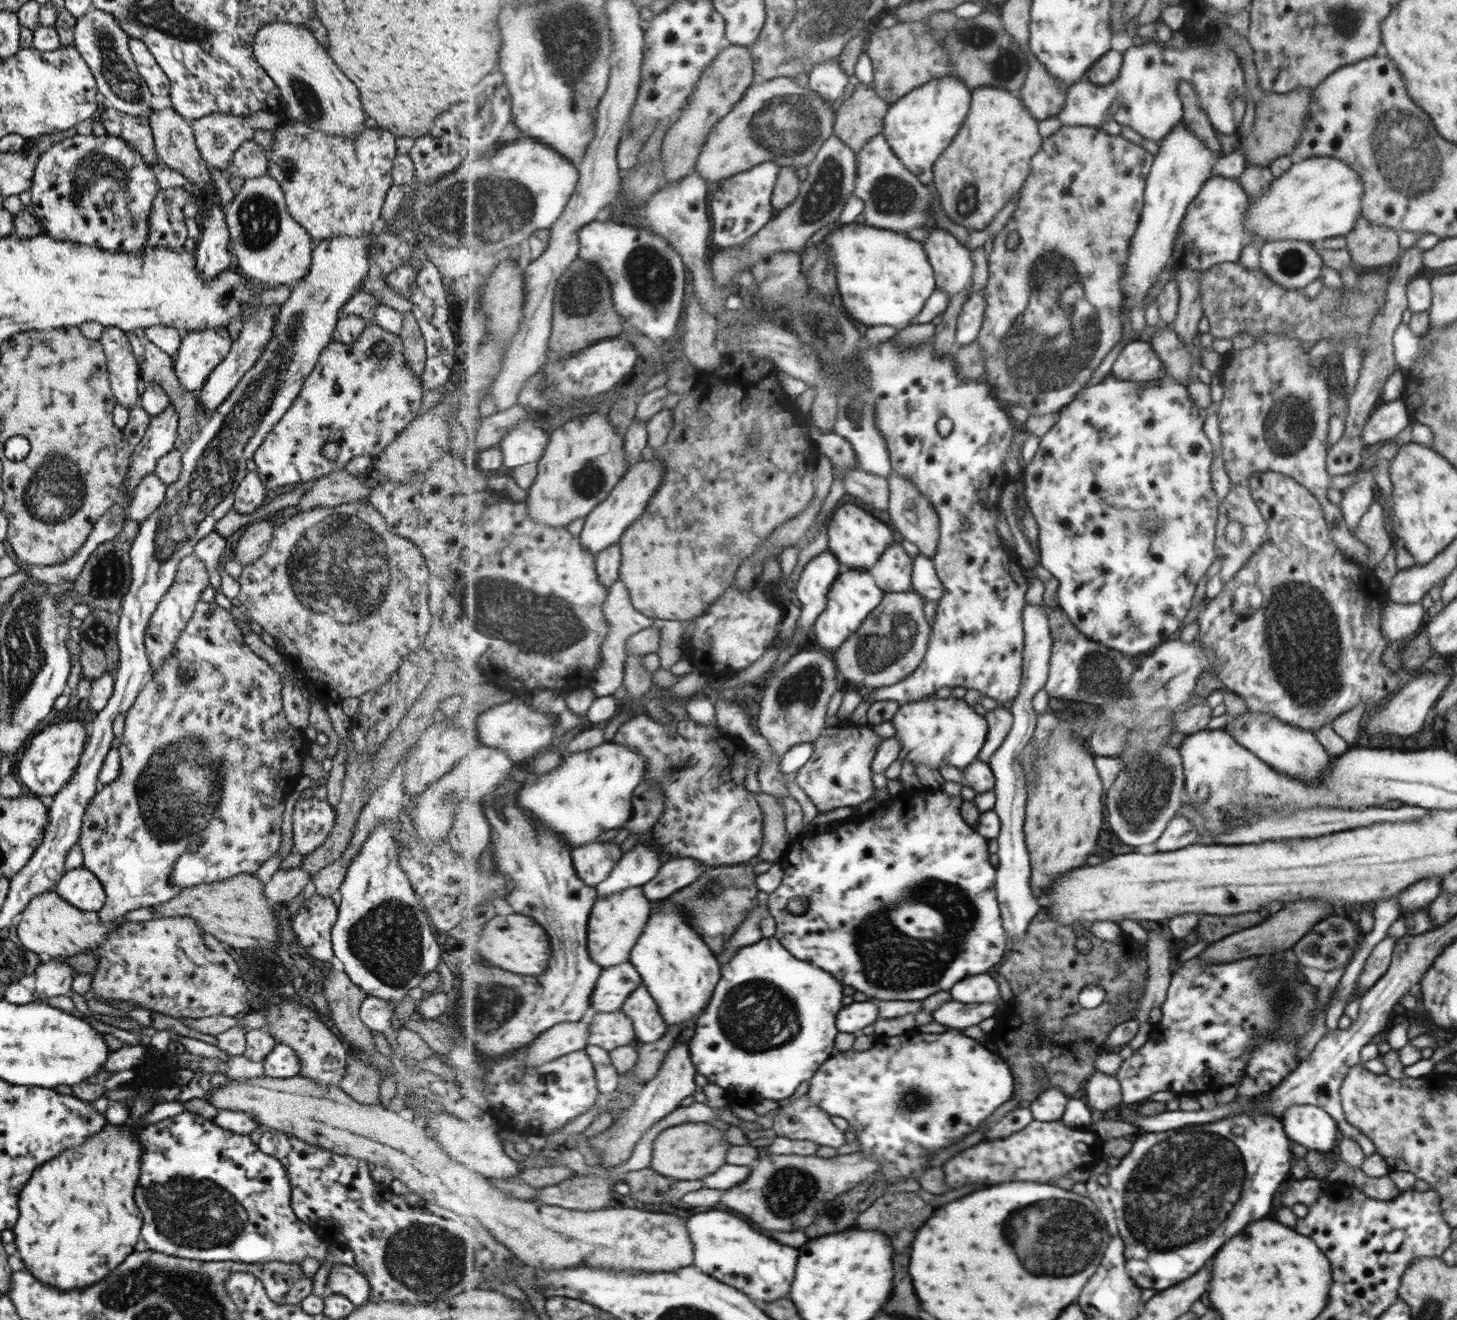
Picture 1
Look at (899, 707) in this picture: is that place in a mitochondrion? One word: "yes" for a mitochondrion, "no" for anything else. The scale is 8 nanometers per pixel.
no

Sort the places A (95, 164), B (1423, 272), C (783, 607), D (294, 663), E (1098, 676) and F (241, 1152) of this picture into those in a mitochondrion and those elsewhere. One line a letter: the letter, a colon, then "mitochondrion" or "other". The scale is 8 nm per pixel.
A: mitochondrion
B: other
C: other
D: other
E: mitochondrion
F: other

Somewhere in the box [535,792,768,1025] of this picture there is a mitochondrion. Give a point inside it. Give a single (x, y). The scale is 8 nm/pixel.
(717, 896)

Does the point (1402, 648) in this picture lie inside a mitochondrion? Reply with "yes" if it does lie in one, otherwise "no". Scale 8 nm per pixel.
no

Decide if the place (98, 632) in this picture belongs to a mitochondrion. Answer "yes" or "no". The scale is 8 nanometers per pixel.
yes

